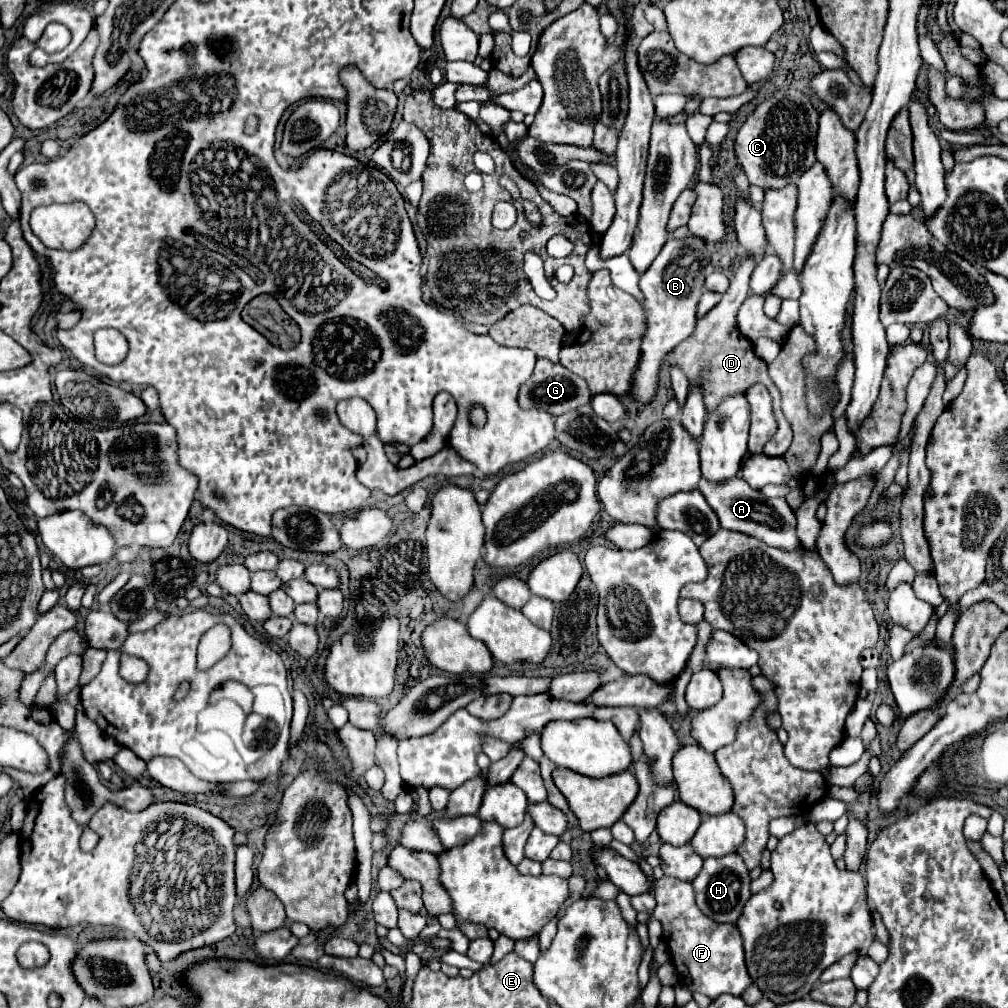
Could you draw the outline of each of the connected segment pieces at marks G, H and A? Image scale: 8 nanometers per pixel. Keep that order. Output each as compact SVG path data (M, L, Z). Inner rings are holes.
M545 358L537 360L533 376L519 390L521 408L525 408L525 410L539 408L539 410L551 412L553 416L561 416L565 412L571 412L577 406L589 404L589 400L591 400L591 392L589 392L585 380L581 380L581 376L575 376L573 372L569 372L561 364L553 364L553 362L545 360Z
M729 854L729 856L723 856L723 858L707 858L705 864L703 864L703 870L693 880L697 906L703 914L713 918L715 922L737 922L741 918L745 902L751 896L749 884L751 884L749 870L745 868L741 856Z
M701 478L699 490L703 492L703 496L707 498L709 506L719 516L721 528L749 534L753 538L763 540L769 546L785 548L787 552L795 552L797 548L803 548L801 540L797 536L795 512L789 508L785 498L765 498L763 492L753 490L741 478L731 478L727 482L719 482L719 484L713 484L713 482L707 482L707 480Z

